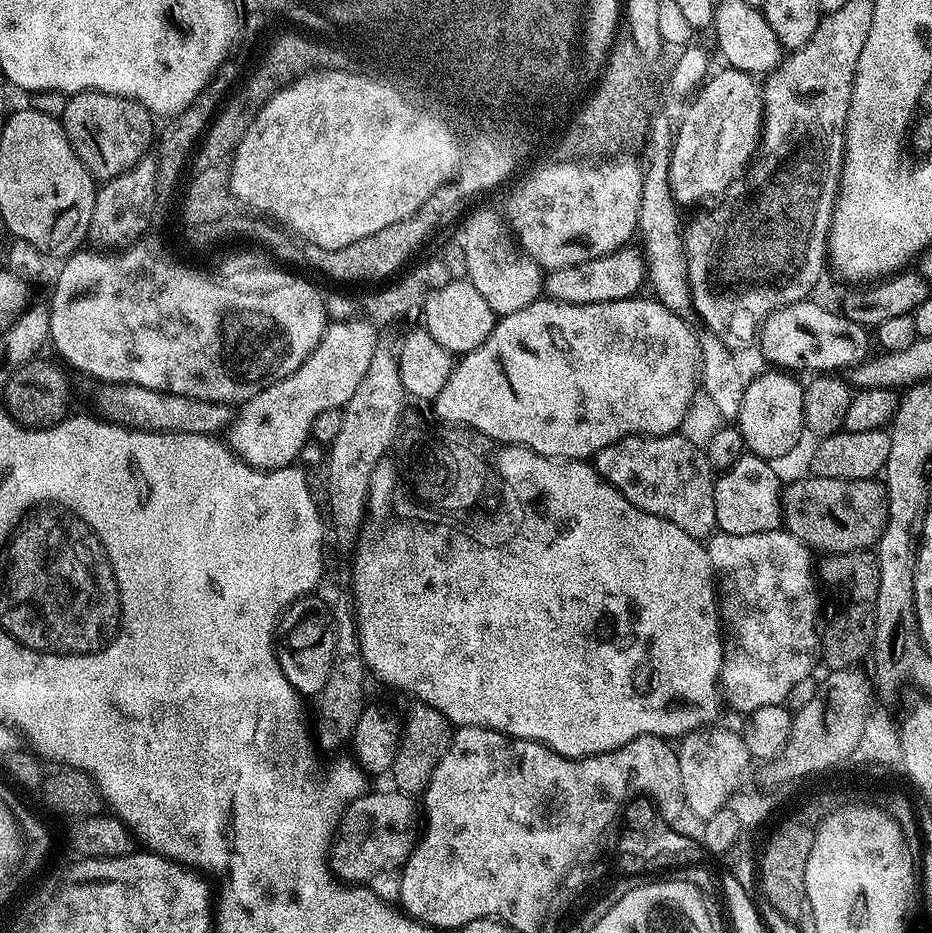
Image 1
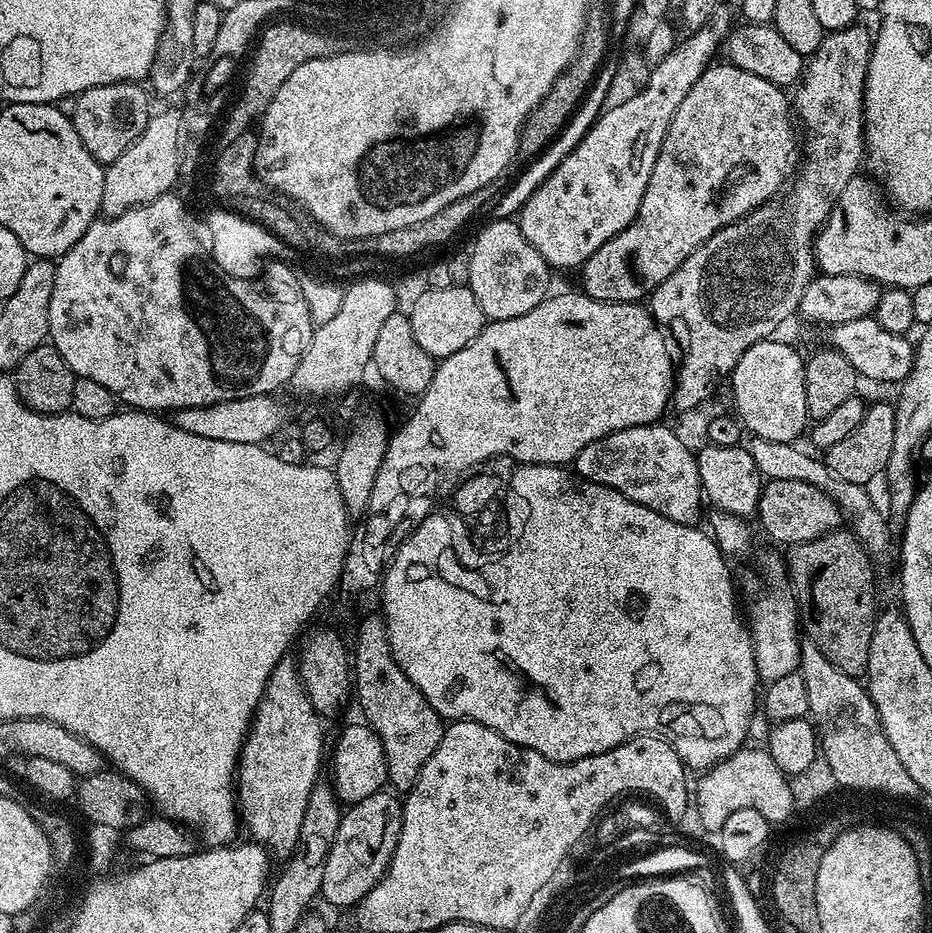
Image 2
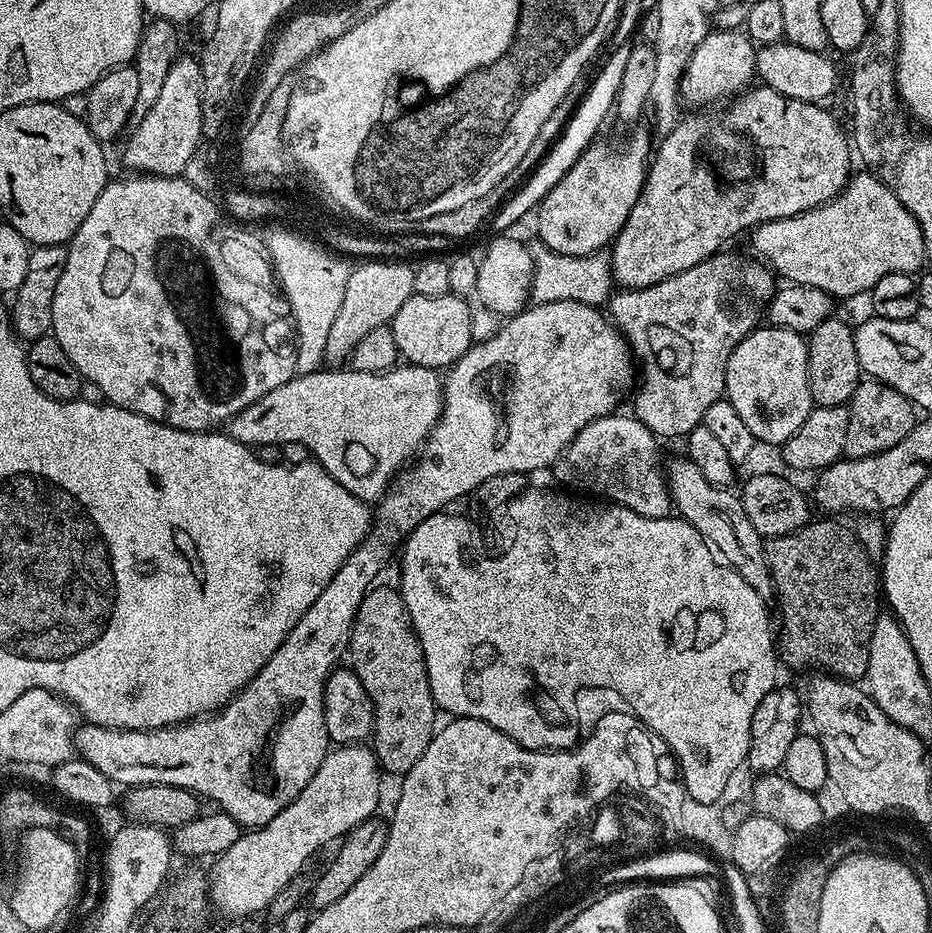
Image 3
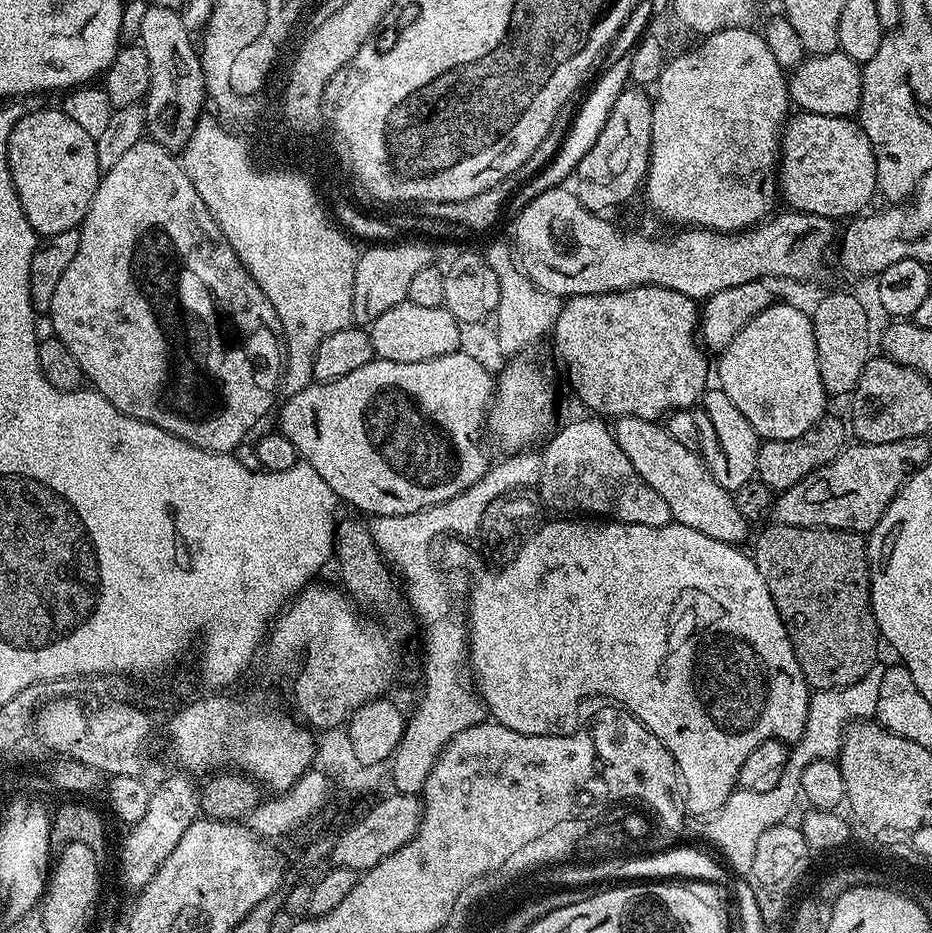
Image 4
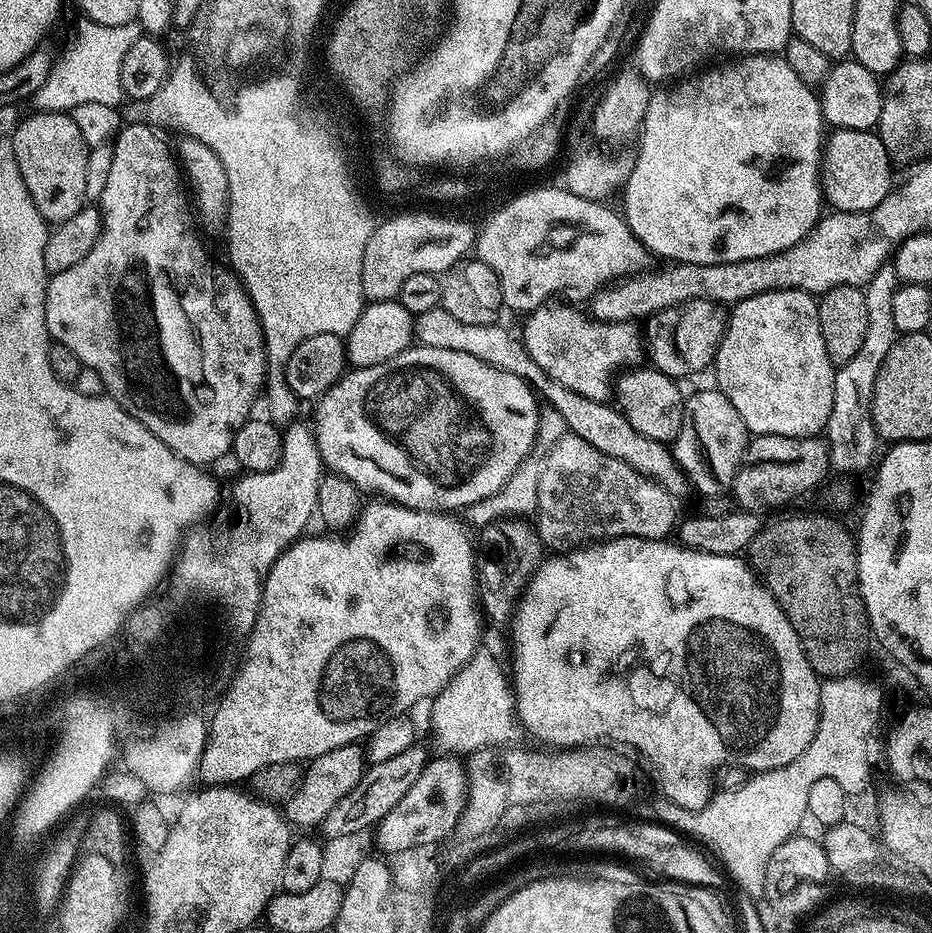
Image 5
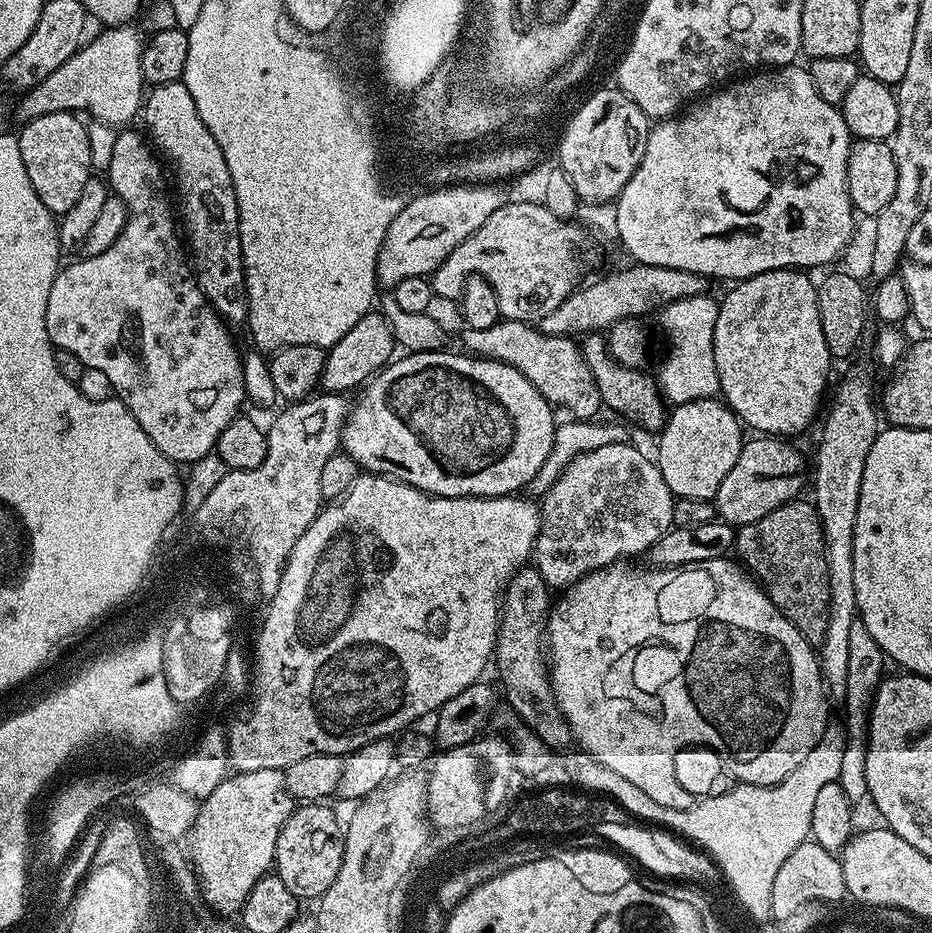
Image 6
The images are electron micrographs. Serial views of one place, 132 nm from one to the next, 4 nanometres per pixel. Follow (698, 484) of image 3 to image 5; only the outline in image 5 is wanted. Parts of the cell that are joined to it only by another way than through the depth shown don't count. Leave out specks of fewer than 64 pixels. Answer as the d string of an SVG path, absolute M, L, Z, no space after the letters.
M438 307L415 317L414 334L423 347L474 354L474 358L498 370L506 370L506 374L514 374L522 378L532 387L533 392L543 399L544 396L548 399L545 400L547 407L558 410L558 414L562 414L571 435L582 438L582 442L590 442L590 446L598 446L602 454L610 454L610 458L618 458L618 462L626 462L626 466L638 470L655 484L661 484L673 498L681 498L680 496L690 492L688 477L677 464L669 445L661 444L646 437L645 434L640 434L624 417L620 409L611 403L582 398L582 394L574 394L574 390L566 390L562 382L554 382L554 378L550 378L546 370L542 370L542 366L538 366L538 362L530 358L523 339L517 333L515 336L510 329L503 328L501 324L500 322L490 325L466 324L458 321L445 308Z

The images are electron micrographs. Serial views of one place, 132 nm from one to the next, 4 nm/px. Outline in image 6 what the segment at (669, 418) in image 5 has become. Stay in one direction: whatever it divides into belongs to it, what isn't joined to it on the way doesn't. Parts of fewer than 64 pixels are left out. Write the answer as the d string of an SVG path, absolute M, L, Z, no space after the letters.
M585 333L579 345L580 353L583 354L584 361L590 366L590 372L595 378L601 403L652 434L660 431L667 420L668 408L657 381L646 375L643 369L628 368L612 359L607 347L607 337L603 333Z

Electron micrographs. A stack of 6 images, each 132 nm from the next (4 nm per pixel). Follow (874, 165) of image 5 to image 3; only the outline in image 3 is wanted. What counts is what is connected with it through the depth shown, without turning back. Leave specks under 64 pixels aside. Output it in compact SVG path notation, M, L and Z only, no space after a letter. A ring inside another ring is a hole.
M752 86L747 90L739 93L727 105L729 106L725 112L720 112L717 116L688 116L686 115L683 118L680 118L677 124L674 126L672 130L670 130L670 134L668 136L663 137L659 141L659 144L655 147L654 155L651 157L649 166L648 166L648 177L644 179L644 188L640 192L640 197L638 198L638 202L634 202L634 210L630 210L630 218L624 225L622 226L622 230L616 235L616 239L612 241L610 245L610 255L612 257L612 279L615 281L617 285L621 289L624 290L635 290L637 288L645 288L646 286L654 286L658 282L662 282L666 278L674 278L674 274L682 274L686 270L690 270L694 266L698 266L702 263L703 260L709 260L712 256L716 255L717 252L721 251L725 247L724 244L727 240L732 240L735 238L739 232L747 233L749 230L755 229L757 226L761 224L768 223L769 220L785 220L786 218L790 218L791 216L797 216L798 214L802 214L803 212L809 212L811 208L816 208L819 204L824 204L827 200L833 200L834 197L848 185L850 177L853 175L854 167L852 168L852 160L854 164L854 152L850 147L850 136L847 131L844 132L840 129L840 124L835 120L834 117L831 116L830 113L824 109L824 106L821 106L819 103L810 101L810 100L799 100L798 98L786 98L782 94L778 94L778 90L774 90L773 88L766 88L763 86ZM716 156L728 156L724 160L724 164L728 167L728 172L724 172L724 164L719 160Z

